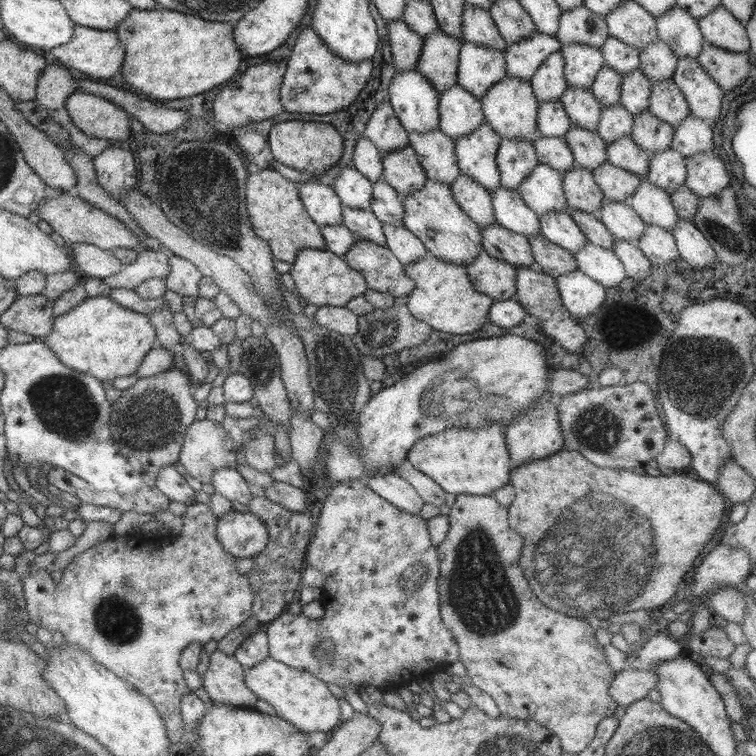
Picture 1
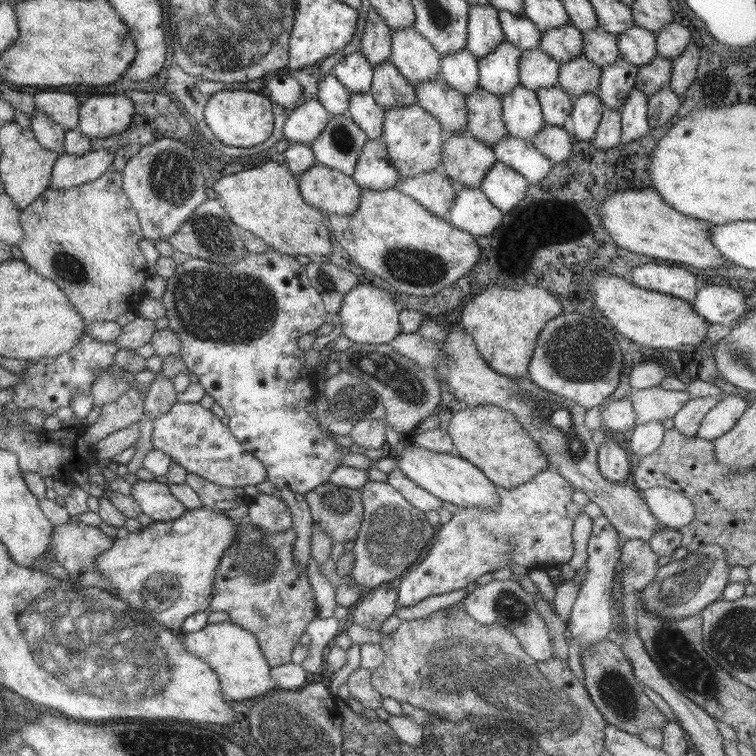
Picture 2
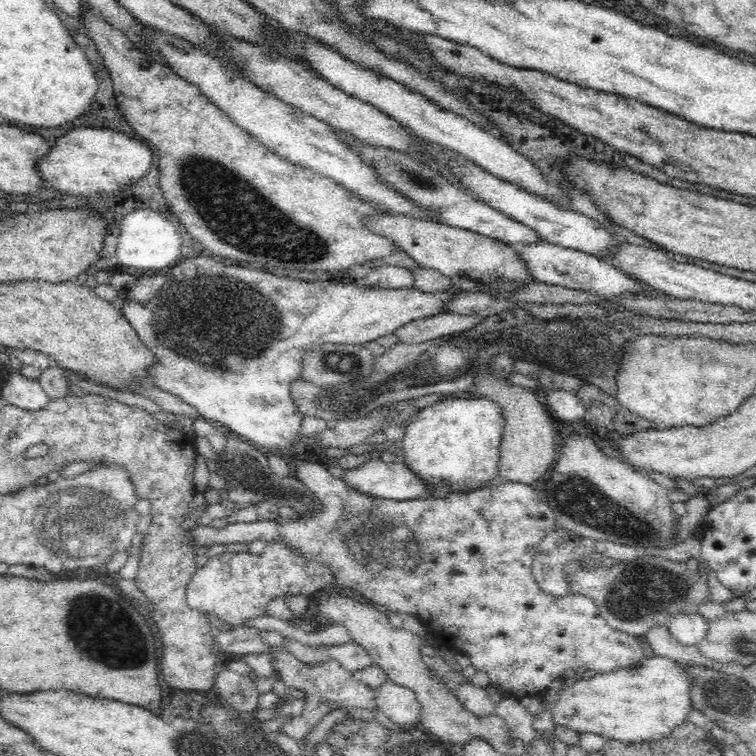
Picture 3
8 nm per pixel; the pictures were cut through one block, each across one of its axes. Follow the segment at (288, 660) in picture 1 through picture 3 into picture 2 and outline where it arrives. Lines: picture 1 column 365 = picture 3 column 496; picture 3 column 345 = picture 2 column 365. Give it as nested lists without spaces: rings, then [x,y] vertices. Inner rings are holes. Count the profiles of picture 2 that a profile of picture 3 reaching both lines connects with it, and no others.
[[[367,479],[360,488],[360,501],[363,520],[351,549],[355,560],[350,576],[356,585],[371,590],[381,584],[396,582],[403,576],[437,529],[428,522],[424,512],[411,506],[386,482]]]

